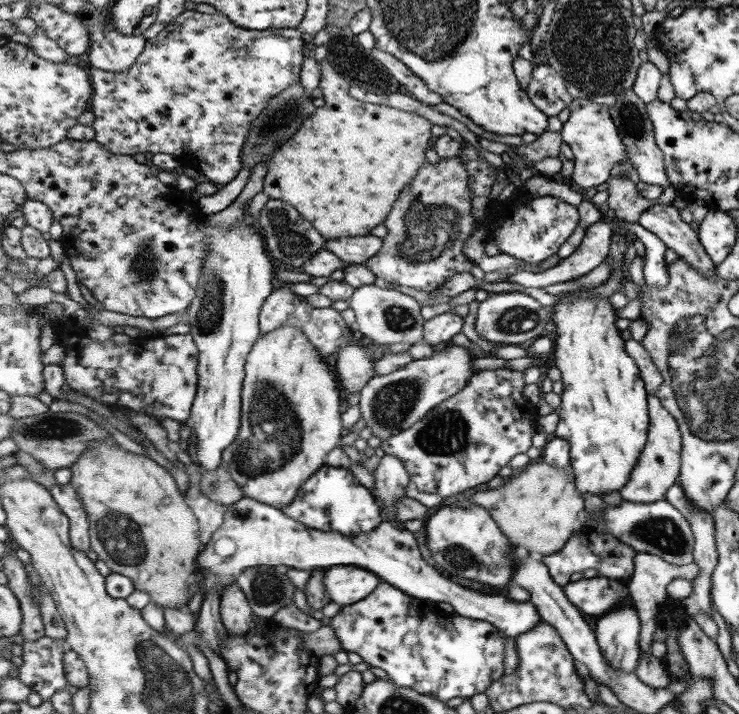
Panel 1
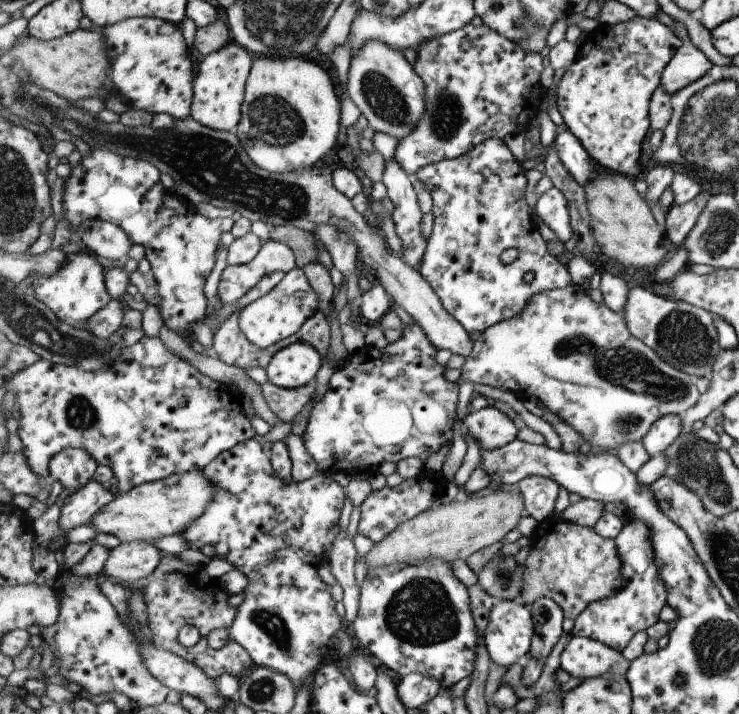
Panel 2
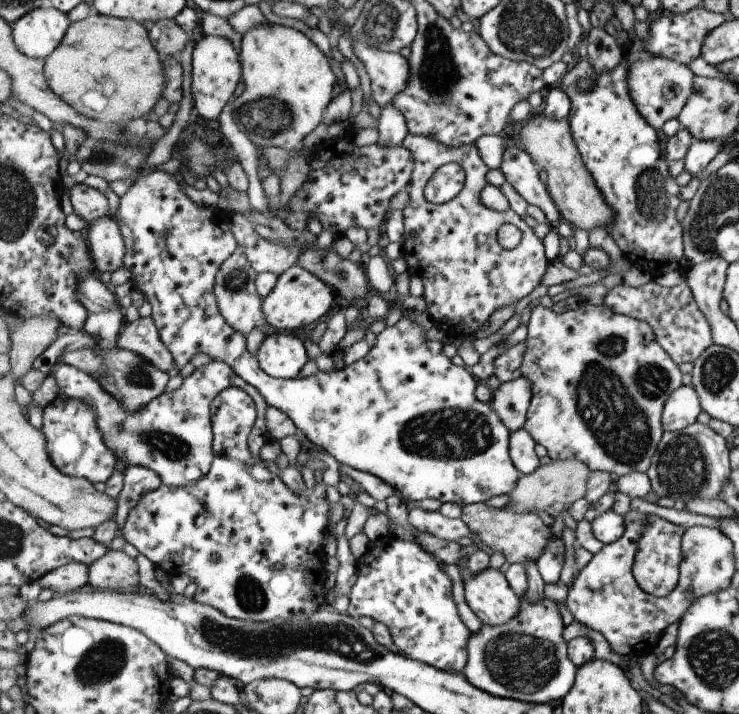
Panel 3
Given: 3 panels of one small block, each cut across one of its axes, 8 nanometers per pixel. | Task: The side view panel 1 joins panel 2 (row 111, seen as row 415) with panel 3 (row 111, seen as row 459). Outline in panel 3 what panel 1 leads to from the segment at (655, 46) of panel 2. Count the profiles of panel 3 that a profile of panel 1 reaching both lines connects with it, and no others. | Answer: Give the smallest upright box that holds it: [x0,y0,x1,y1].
[558,51,701,278]

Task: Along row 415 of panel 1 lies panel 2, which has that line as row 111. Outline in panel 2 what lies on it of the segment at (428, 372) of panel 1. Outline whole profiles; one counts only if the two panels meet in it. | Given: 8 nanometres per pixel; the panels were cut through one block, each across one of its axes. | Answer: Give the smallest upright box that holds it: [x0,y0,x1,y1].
[347,40,425,141]

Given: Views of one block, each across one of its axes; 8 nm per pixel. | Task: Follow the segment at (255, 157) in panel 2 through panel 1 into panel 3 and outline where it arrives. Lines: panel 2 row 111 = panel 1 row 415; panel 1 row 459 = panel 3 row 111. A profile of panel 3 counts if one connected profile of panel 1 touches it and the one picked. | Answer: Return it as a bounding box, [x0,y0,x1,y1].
[232,24,337,149]

